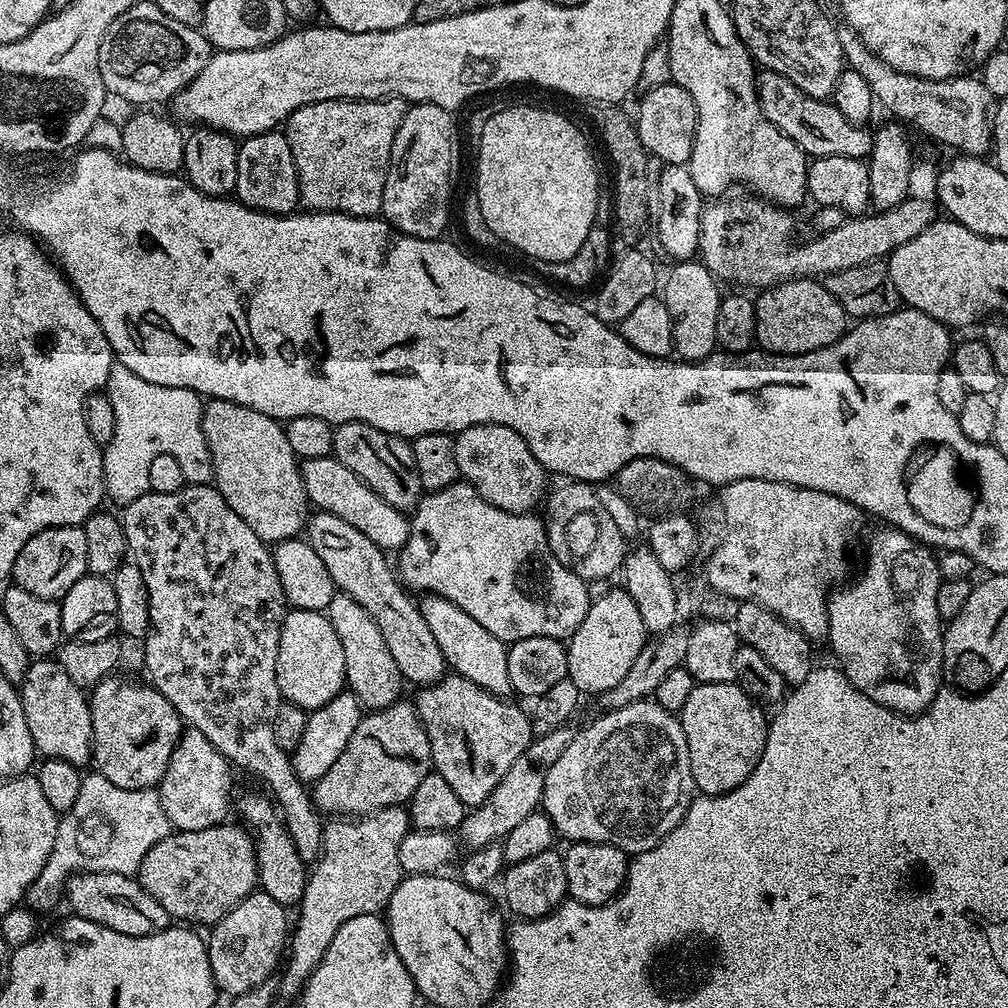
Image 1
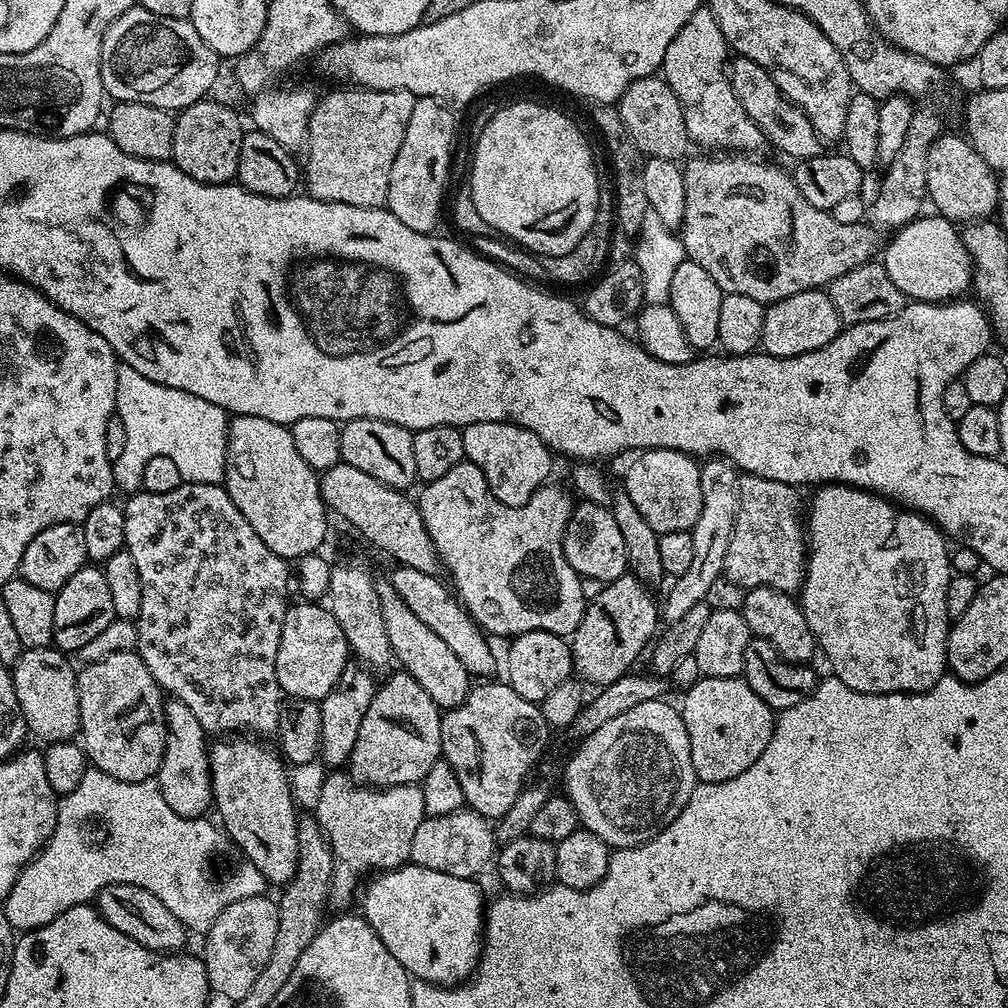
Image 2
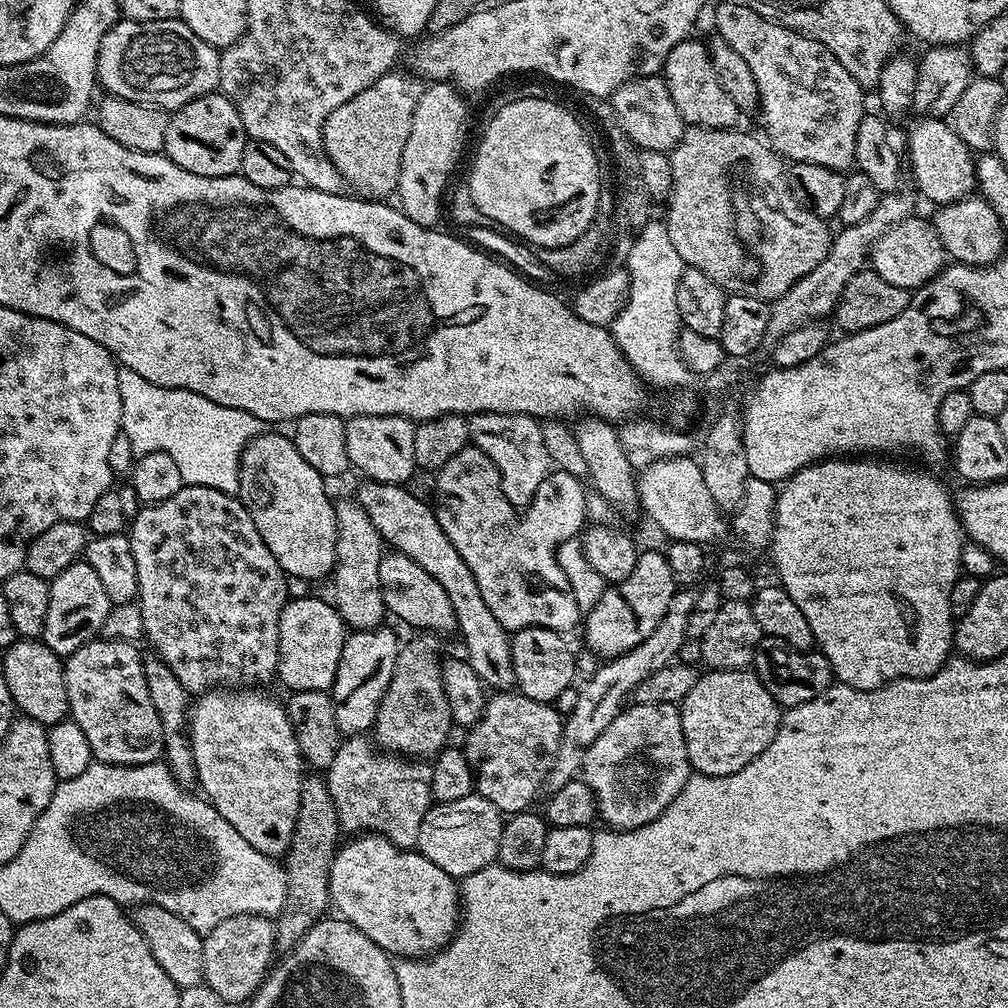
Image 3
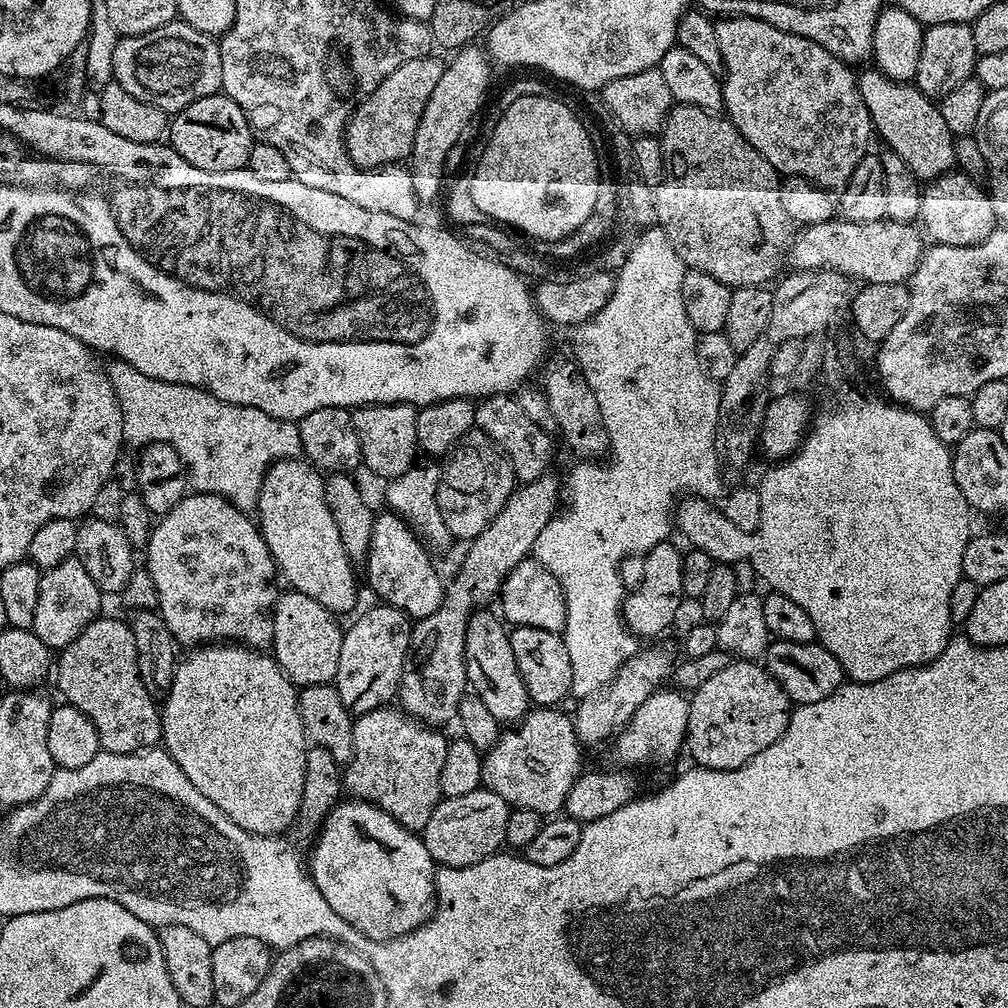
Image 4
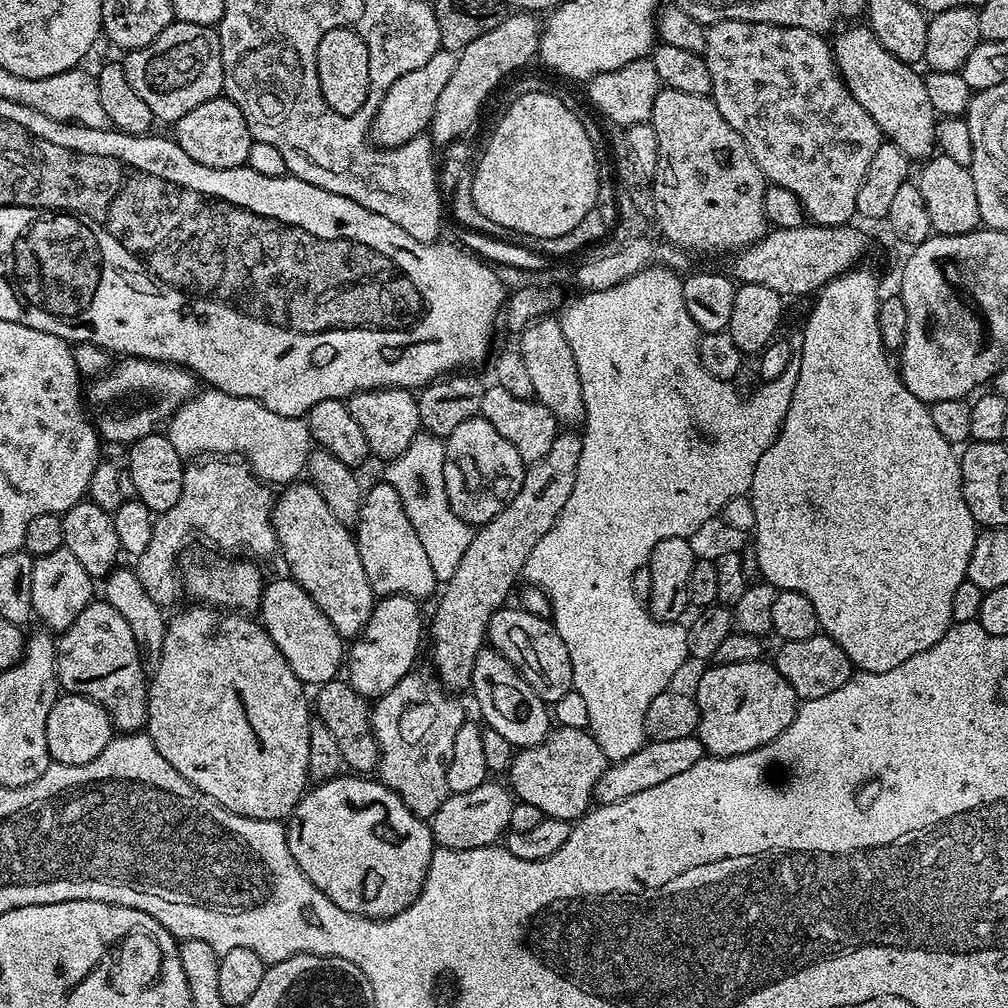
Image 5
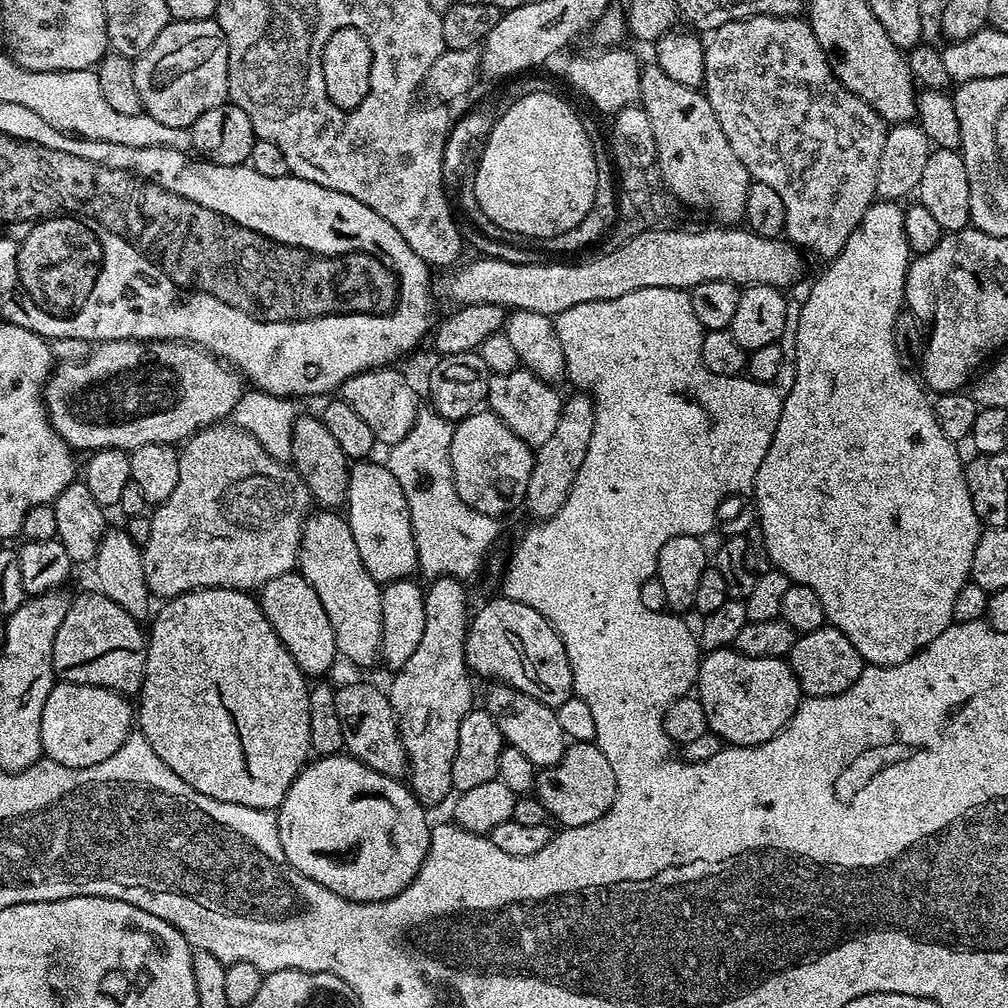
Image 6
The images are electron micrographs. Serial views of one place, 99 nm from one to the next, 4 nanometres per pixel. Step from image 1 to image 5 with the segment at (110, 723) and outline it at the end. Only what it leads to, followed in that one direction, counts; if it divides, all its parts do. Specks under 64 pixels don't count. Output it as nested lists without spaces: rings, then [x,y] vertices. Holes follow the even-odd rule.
[[[103,598],[93,599],[56,640],[56,678],[65,693],[89,696],[108,711],[117,733],[141,731],[148,723],[148,682],[142,654],[126,618]]]

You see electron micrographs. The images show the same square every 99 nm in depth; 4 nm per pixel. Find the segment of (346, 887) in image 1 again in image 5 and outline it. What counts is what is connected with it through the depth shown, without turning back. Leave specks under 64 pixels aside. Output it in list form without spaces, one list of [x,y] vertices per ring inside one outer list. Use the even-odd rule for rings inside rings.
[[[413,670],[405,674],[385,696],[371,705],[372,733],[380,747],[380,762],[378,765],[378,779],[386,785],[416,816],[431,818],[446,802],[449,790],[446,786],[446,770],[450,757],[454,754],[454,737],[458,735],[458,726],[466,722],[464,708],[455,700],[451,691],[438,686],[437,681],[431,675]]]

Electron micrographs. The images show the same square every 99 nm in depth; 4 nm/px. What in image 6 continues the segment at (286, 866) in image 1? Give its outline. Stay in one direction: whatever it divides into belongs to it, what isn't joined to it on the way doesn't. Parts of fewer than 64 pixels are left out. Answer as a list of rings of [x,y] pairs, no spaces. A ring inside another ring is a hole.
[[[199,588],[181,596],[171,597],[160,608],[156,617],[153,615],[152,632],[147,637],[148,657],[144,663],[144,681],[138,693],[138,730],[150,742],[154,754],[182,778],[194,790],[214,798],[218,802],[230,802],[238,806],[250,806],[258,810],[271,812],[279,809],[286,798],[290,786],[298,778],[298,774],[309,763],[312,743],[310,742],[310,691],[309,681],[300,667],[290,658],[290,650],[282,646],[278,634],[270,626],[266,614],[260,609],[259,599],[255,595],[238,588]]]

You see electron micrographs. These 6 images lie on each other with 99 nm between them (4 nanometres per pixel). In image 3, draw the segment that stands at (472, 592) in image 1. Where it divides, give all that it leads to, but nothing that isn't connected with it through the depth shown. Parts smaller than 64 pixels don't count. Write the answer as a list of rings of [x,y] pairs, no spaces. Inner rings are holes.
[[[471,446],[458,450],[435,473],[434,480],[438,526],[446,530],[446,538],[454,542],[454,550],[470,566],[486,606],[490,606],[501,626],[512,634],[522,628],[549,628],[568,634],[575,624],[577,627],[582,609],[562,570],[558,553],[561,544],[577,539],[585,531],[585,481],[574,474],[549,471],[531,504],[518,515],[517,509],[506,502],[506,494],[502,494],[498,466],[482,450]]]

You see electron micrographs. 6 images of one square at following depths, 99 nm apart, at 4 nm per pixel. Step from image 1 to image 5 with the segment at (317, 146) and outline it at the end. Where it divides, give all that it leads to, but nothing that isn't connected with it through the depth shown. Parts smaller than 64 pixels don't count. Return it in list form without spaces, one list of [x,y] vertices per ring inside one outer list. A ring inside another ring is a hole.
[[[438,51],[434,58],[430,58],[430,62],[426,62],[426,66],[410,70],[410,74],[402,74],[402,78],[390,86],[372,119],[370,139],[373,144],[382,148],[397,148],[429,131],[434,106],[438,106],[438,94],[442,94],[442,86],[446,86],[446,82],[450,82],[450,77],[454,75],[456,57],[455,52]]]

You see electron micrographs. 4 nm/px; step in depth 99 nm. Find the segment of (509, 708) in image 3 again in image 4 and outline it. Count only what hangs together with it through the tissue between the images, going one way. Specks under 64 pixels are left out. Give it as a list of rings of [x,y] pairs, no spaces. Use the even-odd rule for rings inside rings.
[[[536,706],[515,726],[508,726],[501,731],[498,742],[483,753],[483,787],[489,788],[498,798],[502,798],[512,808],[534,810],[542,818],[552,818],[563,809],[566,794],[582,771],[580,765],[582,745],[572,725],[572,716],[556,706]]]

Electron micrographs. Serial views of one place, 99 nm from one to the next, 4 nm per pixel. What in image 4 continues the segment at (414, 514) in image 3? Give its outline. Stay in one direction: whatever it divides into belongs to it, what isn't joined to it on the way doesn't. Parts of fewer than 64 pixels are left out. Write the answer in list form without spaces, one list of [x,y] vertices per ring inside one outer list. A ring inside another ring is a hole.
[[[492,610],[473,612],[466,626],[464,661],[468,683],[475,696],[486,702],[486,710],[490,710],[490,714],[494,714],[496,720],[519,722],[530,711],[526,682],[518,670],[514,646],[510,646],[510,632],[505,621],[497,613],[496,617],[494,613],[488,611]]]

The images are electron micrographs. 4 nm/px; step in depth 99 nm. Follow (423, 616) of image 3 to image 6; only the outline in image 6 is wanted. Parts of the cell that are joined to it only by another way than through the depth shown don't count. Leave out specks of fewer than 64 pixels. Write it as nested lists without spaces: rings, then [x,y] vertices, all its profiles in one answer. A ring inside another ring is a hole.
[[[365,458],[348,469],[348,498],[346,519],[350,534],[358,545],[362,566],[366,566],[370,578],[383,586],[395,580],[407,580],[417,575],[418,546],[414,544],[414,530],[410,526],[410,506],[406,506],[406,494],[398,486],[398,478],[390,474],[387,463],[375,464],[375,459]]]

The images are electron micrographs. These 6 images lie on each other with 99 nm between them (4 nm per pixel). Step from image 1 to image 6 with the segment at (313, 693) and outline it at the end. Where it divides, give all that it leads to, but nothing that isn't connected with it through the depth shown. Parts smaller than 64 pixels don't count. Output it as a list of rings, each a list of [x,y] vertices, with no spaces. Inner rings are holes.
[[[293,570],[278,574],[278,578],[270,578],[270,582],[259,589],[258,599],[274,634],[278,634],[282,646],[290,650],[290,658],[294,658],[305,677],[320,678],[323,672],[331,670],[332,663],[338,660],[334,626],[330,626],[330,618],[326,618],[326,610],[318,594],[314,594],[314,586],[310,586],[299,571]]]

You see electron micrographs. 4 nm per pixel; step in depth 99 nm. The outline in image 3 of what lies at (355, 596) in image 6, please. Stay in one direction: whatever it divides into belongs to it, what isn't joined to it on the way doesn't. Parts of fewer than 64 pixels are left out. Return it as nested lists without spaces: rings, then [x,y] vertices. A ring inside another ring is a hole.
[[[265,430],[256,436],[244,447],[243,454],[240,455],[240,491],[238,498],[244,503],[244,509],[250,514],[250,518],[254,518],[254,526],[258,530],[258,534],[262,534],[262,542],[266,542],[266,546],[270,546],[270,554],[274,554],[274,558],[278,558],[278,566],[282,566],[282,570],[289,577],[297,576],[300,580],[320,580],[331,577],[332,568],[336,565],[336,505],[333,497],[328,497],[328,488],[325,477],[318,474],[318,470],[314,470],[314,466],[310,466],[310,462],[306,462],[306,458],[302,458],[302,454],[298,454],[298,450],[294,446],[294,442],[287,435],[284,436],[280,432],[271,432]]]

